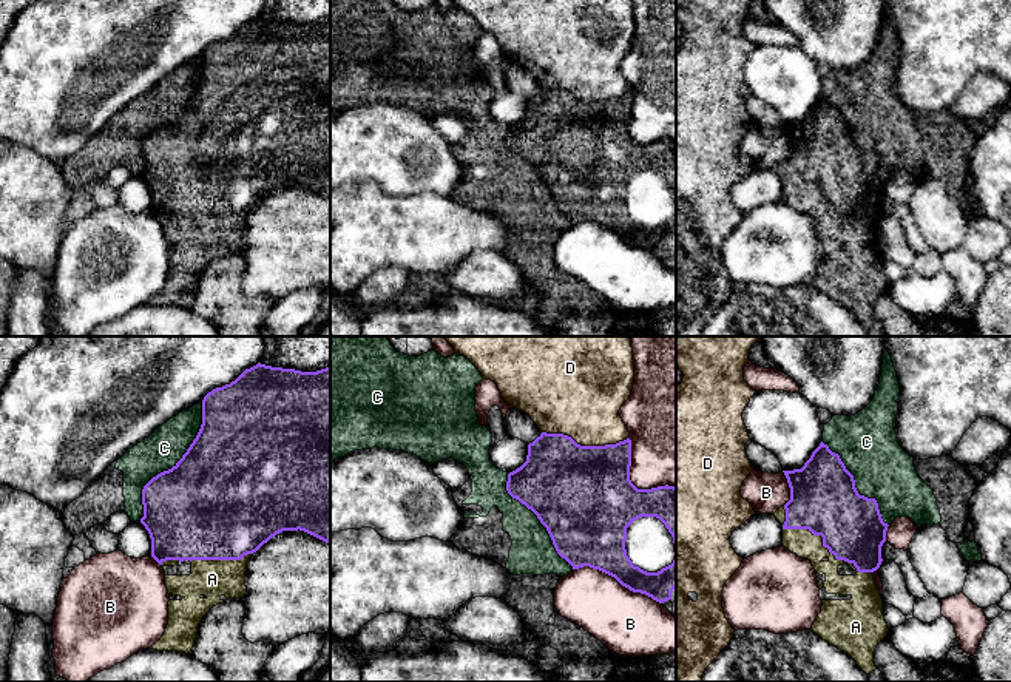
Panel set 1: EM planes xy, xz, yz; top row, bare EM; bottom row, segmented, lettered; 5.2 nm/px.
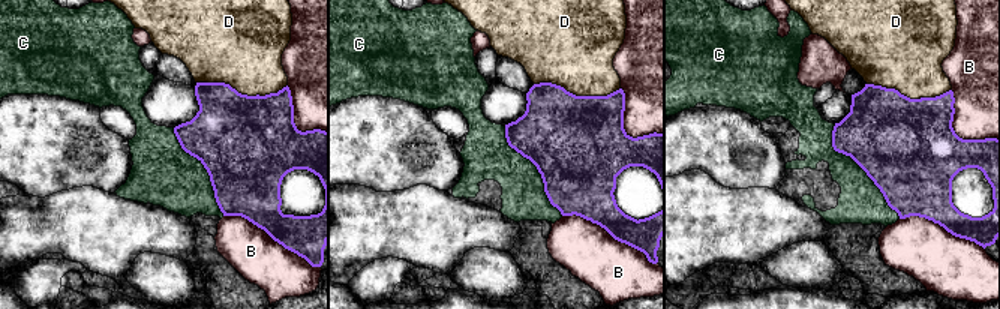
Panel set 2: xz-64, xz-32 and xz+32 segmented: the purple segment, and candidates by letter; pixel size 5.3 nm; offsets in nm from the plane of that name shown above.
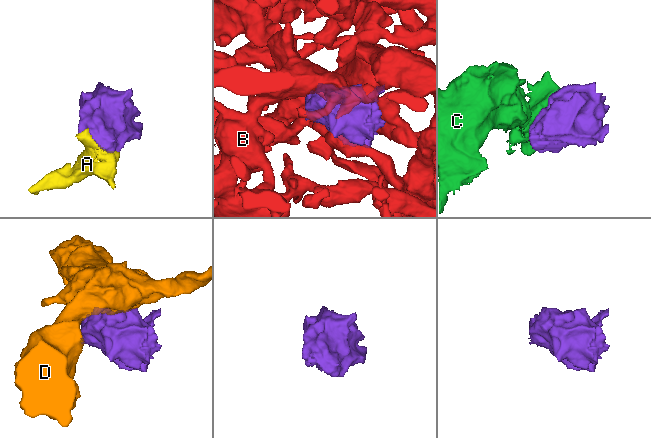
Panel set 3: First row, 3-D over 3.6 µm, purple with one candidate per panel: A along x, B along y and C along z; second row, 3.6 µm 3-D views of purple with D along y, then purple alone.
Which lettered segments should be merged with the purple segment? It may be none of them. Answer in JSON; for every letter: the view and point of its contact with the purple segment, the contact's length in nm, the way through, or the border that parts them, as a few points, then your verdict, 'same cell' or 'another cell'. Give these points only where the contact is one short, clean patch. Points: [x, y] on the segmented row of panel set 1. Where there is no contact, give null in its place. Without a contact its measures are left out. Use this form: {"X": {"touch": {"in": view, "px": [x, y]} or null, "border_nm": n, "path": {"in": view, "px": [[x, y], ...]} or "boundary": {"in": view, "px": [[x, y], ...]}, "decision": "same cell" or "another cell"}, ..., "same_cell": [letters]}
{"A": {"touch": {"in": "yz", "px": [825, 546]}, "border_nm": 500, "decision": "same cell"}, "B": {"touch": {"in": "xz", "px": [618, 580]}, "border_nm": 500, "decision": "another cell"}, "C": {"touch": {"in": "xy", "px": [178, 462]}, "border_nm": 650, "decision": "another cell"}, "D": {"touch": {"in": "xz", "px": [585, 446]}, "border_nm": 460, "decision": "another cell"}, "same_cell": ["A"]}

